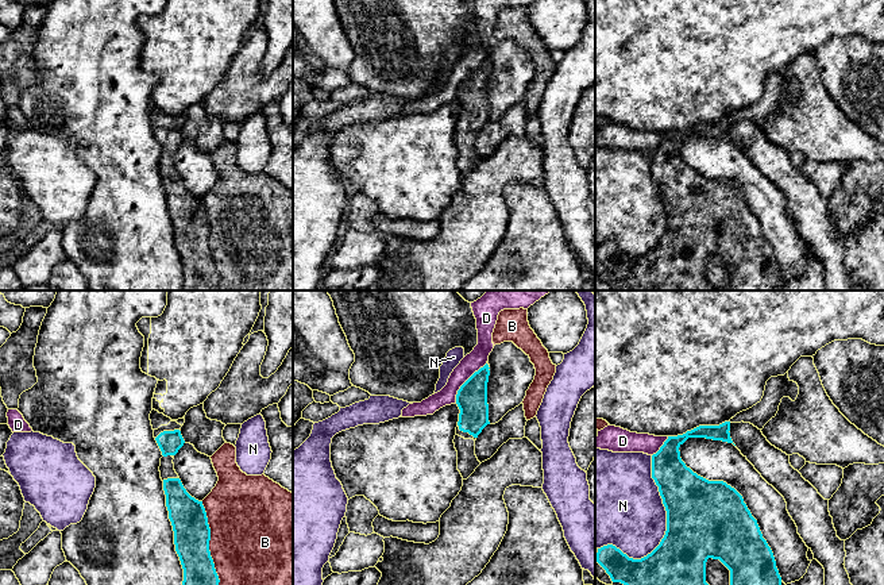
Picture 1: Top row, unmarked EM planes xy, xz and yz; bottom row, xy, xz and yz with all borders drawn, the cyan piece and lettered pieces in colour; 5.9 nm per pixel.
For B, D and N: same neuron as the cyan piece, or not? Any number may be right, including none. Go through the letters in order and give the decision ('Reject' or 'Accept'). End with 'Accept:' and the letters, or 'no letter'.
B: Reject
D: Reject
N: Reject
Accept: no letter

